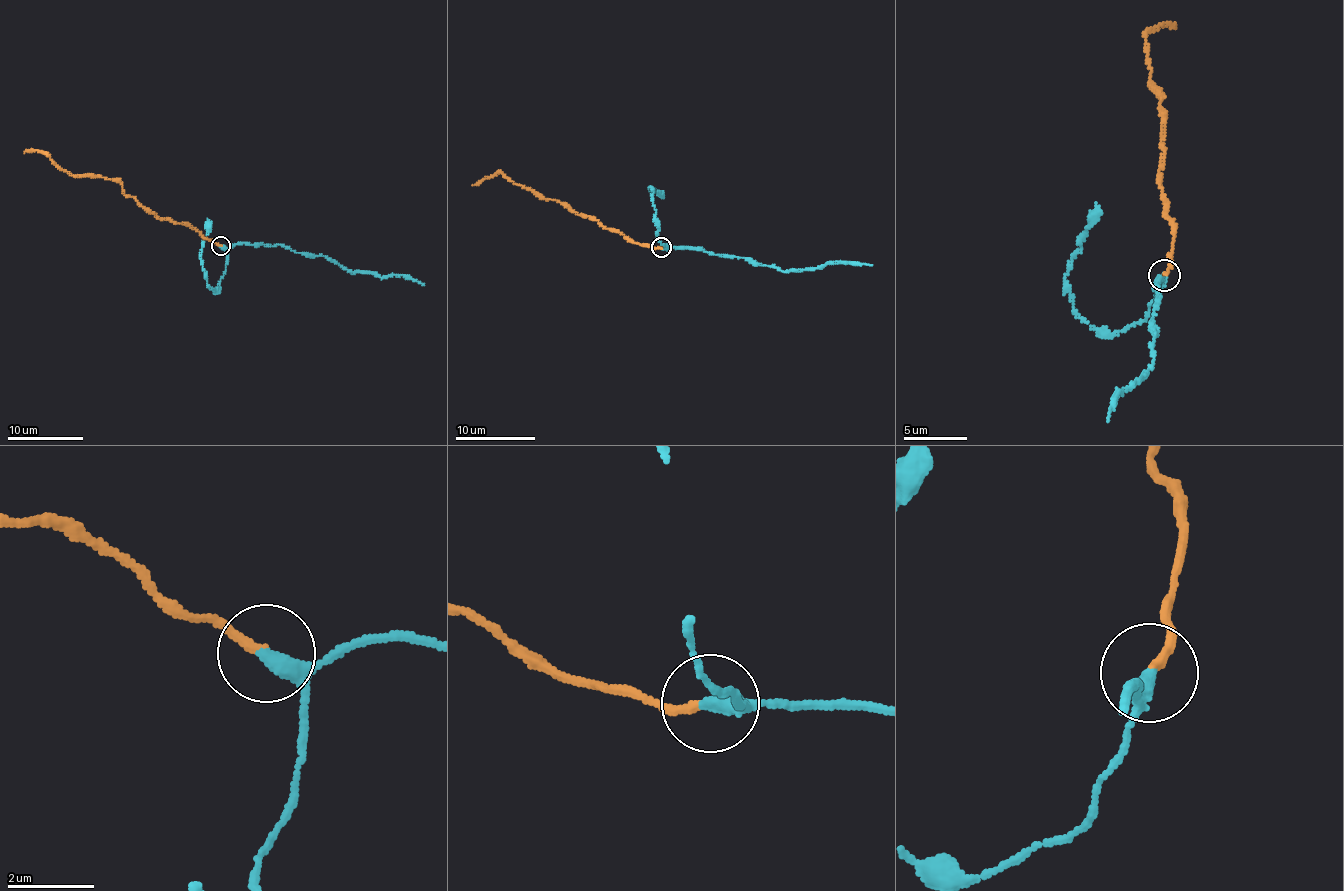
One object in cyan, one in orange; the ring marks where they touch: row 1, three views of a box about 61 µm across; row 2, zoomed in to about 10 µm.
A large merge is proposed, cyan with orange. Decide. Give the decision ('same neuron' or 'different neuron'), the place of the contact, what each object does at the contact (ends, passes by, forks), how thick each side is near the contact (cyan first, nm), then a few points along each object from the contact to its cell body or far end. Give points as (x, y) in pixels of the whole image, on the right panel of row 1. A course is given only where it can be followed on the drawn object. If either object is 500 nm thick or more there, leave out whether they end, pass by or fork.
different neuron; place (1164, 275); cyan passes by; orange ends; calibres 280 and 190 nm; course cyan (1163, 274), (1160, 282), (1156, 281), (1159, 297), (1152, 319), (1152, 366), (1133, 387), (1115, 399), (1108, 421); course orange (1163, 274), (1175, 232), (1160, 185), (1163, 96), (1150, 76), (1146, 36), (1159, 23), (1175, 28)

